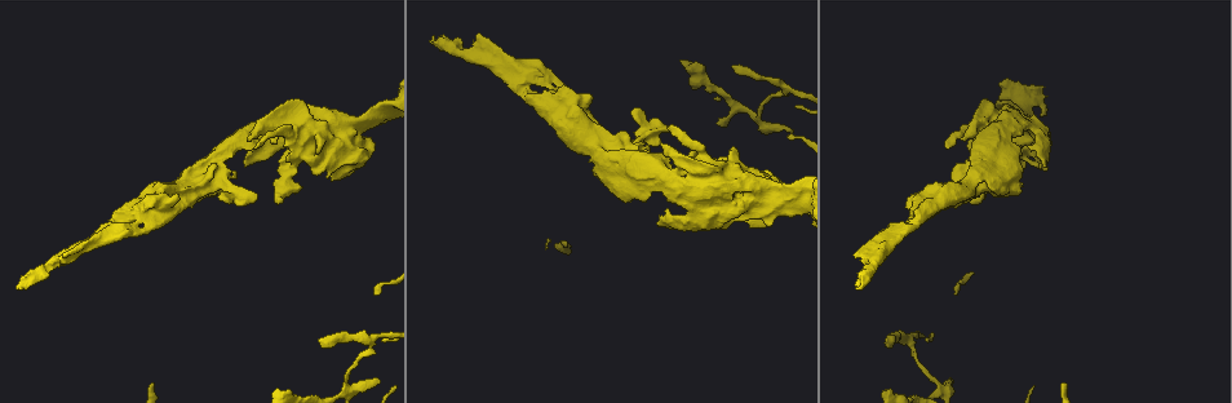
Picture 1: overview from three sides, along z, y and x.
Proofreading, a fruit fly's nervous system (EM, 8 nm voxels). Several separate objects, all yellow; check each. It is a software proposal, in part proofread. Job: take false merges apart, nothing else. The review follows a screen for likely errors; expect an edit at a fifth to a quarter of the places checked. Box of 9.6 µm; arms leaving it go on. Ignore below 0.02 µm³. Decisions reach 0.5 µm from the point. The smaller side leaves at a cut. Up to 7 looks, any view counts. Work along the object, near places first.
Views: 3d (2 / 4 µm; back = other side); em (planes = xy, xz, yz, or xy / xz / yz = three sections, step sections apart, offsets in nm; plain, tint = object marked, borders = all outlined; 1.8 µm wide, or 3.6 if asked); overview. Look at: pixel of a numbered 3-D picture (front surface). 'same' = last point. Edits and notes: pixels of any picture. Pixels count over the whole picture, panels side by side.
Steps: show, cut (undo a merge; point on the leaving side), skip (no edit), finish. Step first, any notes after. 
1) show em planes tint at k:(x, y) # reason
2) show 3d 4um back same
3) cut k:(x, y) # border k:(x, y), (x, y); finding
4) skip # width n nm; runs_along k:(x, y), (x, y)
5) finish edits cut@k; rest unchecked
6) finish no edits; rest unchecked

show 3d 2um at 1:(1001, 130) # thick turns thin

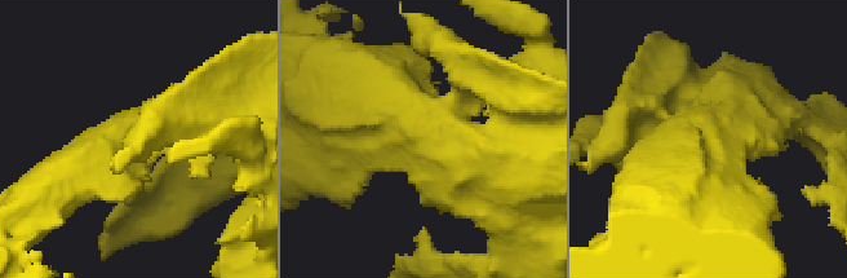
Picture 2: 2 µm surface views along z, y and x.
show em xz step 4 tint at 2:(421, 130)

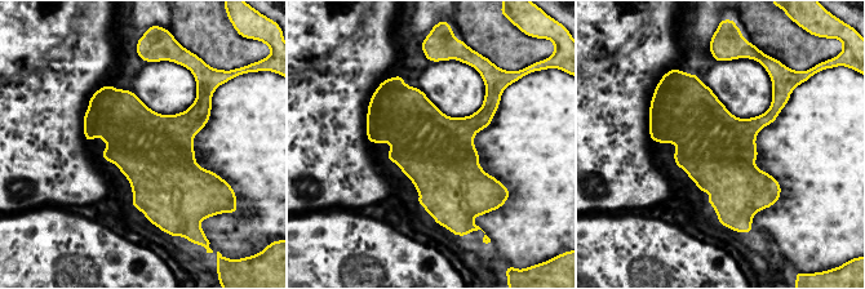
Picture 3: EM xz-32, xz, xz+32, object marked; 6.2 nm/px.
show em planes tint same # cut it another way

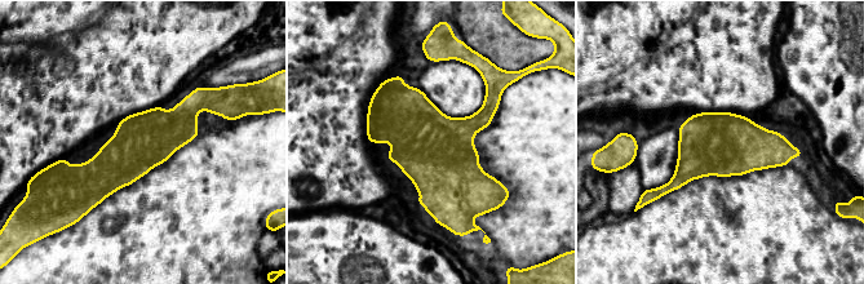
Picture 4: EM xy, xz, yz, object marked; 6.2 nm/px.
skip # width 360 nm; runs_along 4:(209, 107), (70, 172); all the same neuron

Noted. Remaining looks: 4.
show 3d 4um at 1:(747, 185) # sharp bend

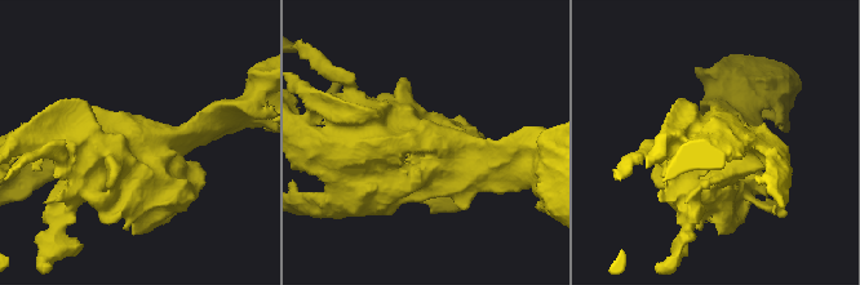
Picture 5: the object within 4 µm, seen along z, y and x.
show em 3.6um planes tint at 5:(421, 139)

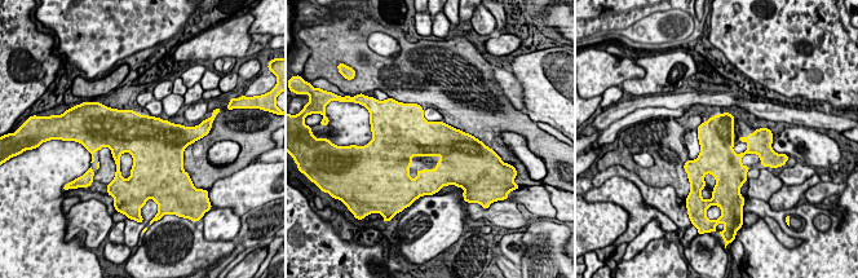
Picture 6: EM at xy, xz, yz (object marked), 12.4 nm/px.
skip # one neuron here

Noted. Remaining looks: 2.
show em 3.6um planes tint at 1:(613, 161) # three-way junction

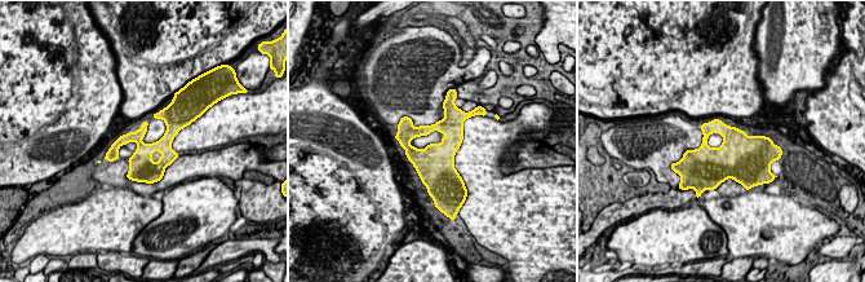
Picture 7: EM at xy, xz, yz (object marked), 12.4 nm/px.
skip # width 360 nm; continuous, no second neuron

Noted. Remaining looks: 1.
finish no edits; rest unchecked

